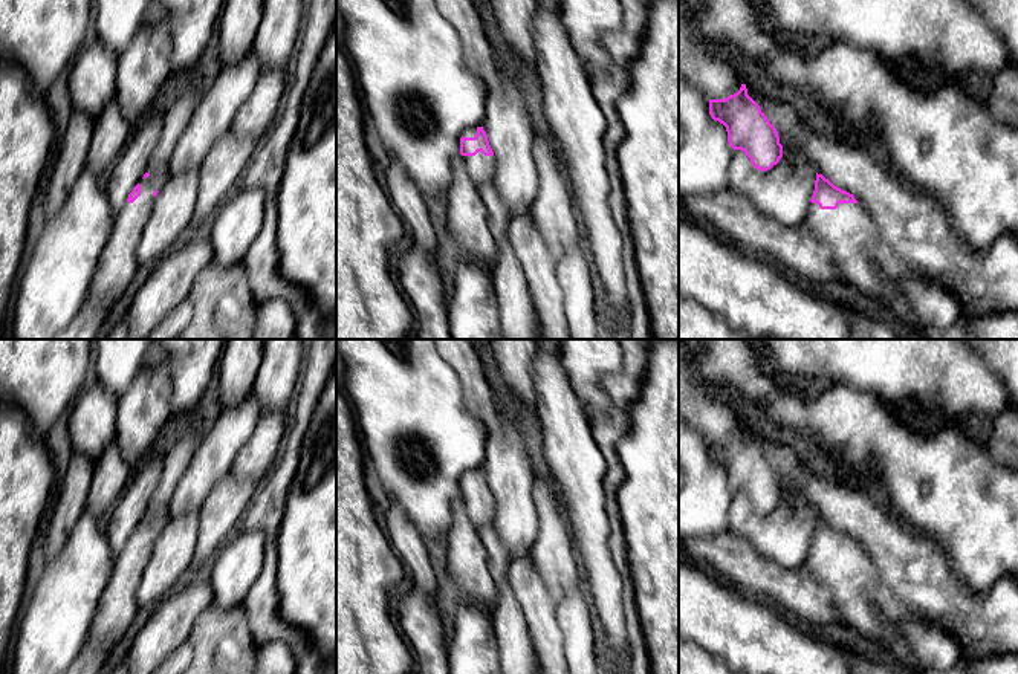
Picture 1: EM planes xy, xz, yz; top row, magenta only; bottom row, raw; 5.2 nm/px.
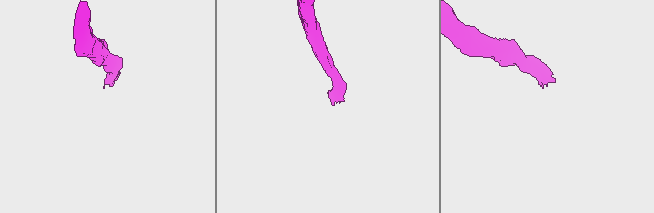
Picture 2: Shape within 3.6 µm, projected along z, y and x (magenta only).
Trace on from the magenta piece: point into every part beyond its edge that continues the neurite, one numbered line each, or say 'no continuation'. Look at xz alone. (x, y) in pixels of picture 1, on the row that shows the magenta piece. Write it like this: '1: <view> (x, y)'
1: xz (480, 168)

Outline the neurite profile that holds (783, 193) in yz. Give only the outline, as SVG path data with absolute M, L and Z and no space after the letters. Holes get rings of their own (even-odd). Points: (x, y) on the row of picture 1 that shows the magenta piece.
M778 133L783 157L767 171L757 170L744 151L735 150L729 167L729 193L746 197L763 215L783 226L806 223L816 171L793 138Z

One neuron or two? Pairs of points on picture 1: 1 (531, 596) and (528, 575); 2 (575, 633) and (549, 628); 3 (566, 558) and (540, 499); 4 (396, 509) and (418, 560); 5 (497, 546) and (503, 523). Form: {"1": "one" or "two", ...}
{"1": "one", "2": "two", "3": "one", "4": "one", "5": "two"}

